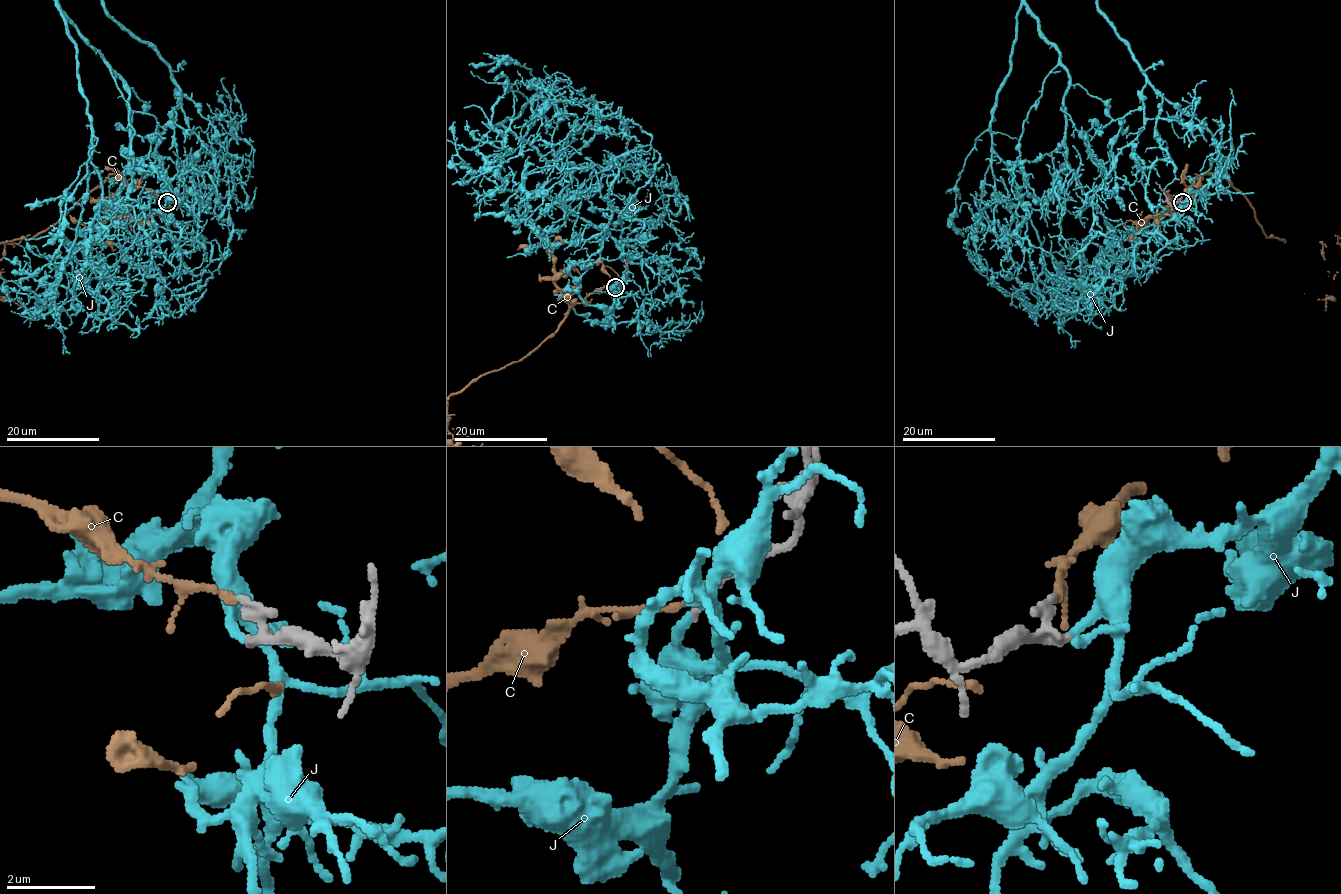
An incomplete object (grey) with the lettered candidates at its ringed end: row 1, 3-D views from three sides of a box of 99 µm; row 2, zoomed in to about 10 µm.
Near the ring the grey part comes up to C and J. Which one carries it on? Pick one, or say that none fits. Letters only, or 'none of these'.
J

